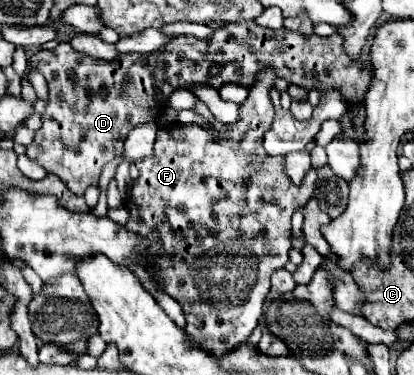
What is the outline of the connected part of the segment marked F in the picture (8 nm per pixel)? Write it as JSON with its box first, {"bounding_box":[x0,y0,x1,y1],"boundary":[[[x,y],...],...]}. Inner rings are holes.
{"bounding_box":[126,67,316,357],"boundary":[[[264,67],[250,87],[248,99],[240,105],[238,121],[228,125],[228,133],[244,133],[240,141],[224,137],[212,141],[206,129],[184,123],[172,125],[170,131],[158,131],[154,155],[136,163],[140,177],[134,181],[126,201],[126,209],[130,213],[126,227],[132,233],[138,233],[146,245],[154,245],[154,253],[162,253],[162,261],[158,265],[162,265],[162,281],[166,281],[164,291],[182,305],[186,333],[192,337],[192,341],[214,357],[224,357],[238,345],[246,343],[258,325],[264,313],[264,299],[270,291],[270,275],[274,269],[280,269],[288,263],[288,251],[292,247],[292,213],[314,193],[316,169],[310,169],[304,181],[294,185],[282,171],[282,157],[270,157],[262,153],[262,137],[274,121],[274,105],[270,101],[274,79],[274,69]],[[148,211],[156,211],[156,217],[148,217]]]}

